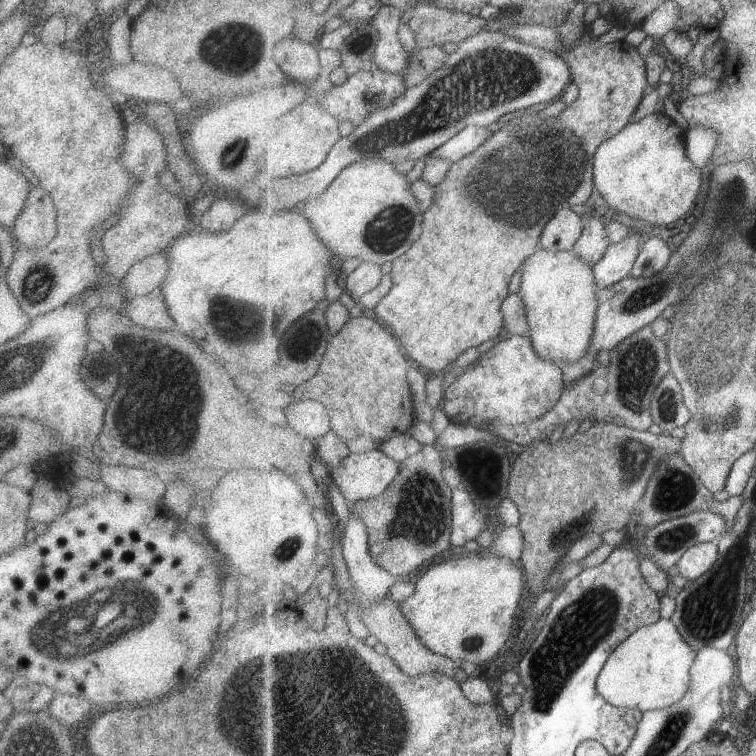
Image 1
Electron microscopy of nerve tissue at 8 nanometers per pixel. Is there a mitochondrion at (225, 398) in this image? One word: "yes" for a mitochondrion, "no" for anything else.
no

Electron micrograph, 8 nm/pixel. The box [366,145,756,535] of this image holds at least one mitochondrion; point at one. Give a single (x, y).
(723, 312)

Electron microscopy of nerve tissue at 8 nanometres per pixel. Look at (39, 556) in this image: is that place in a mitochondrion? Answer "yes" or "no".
no

